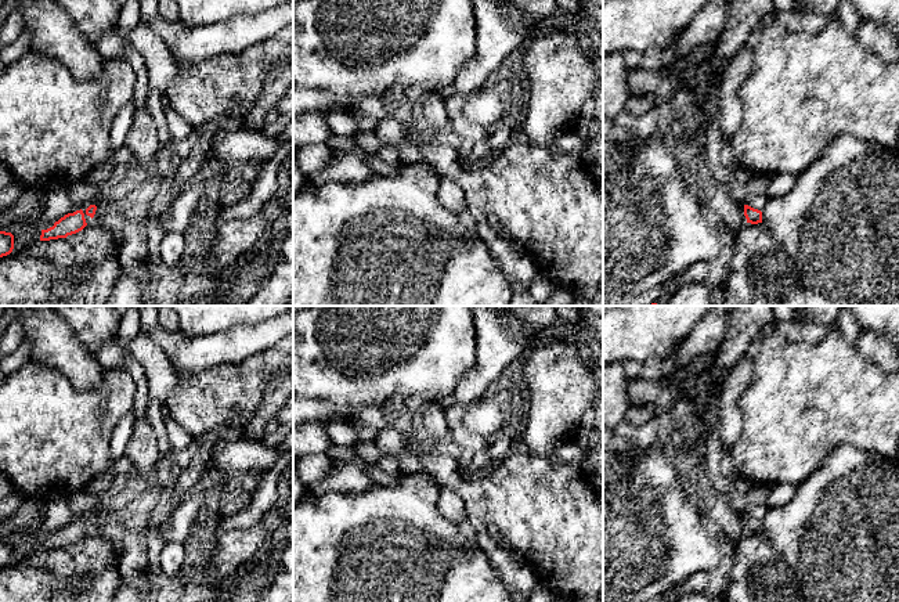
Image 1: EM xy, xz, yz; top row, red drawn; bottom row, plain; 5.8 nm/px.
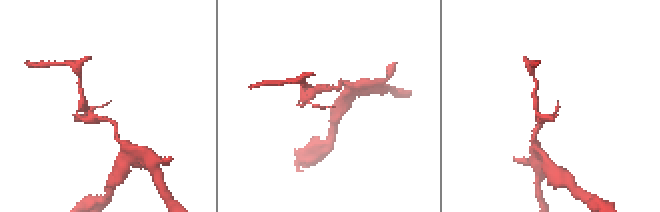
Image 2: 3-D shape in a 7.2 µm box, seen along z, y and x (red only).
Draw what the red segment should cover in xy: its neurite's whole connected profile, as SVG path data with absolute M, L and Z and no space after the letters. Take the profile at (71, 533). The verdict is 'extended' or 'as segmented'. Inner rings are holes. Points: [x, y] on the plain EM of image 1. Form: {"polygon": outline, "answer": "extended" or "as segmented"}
{"polygon": "M83 520L68 523L54 533L53 537L41 540L40 551L66 548L82 541L87 536Z", "answer": "as segmented"}

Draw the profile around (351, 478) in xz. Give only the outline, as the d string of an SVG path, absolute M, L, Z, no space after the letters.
M364 462L333 465L328 475L306 486L306 493L310 495L322 495L326 493L360 493L367 491L378 486L373 480L373 466L368 466Z

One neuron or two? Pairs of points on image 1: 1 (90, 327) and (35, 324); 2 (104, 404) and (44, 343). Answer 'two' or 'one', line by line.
1: two
2: two

